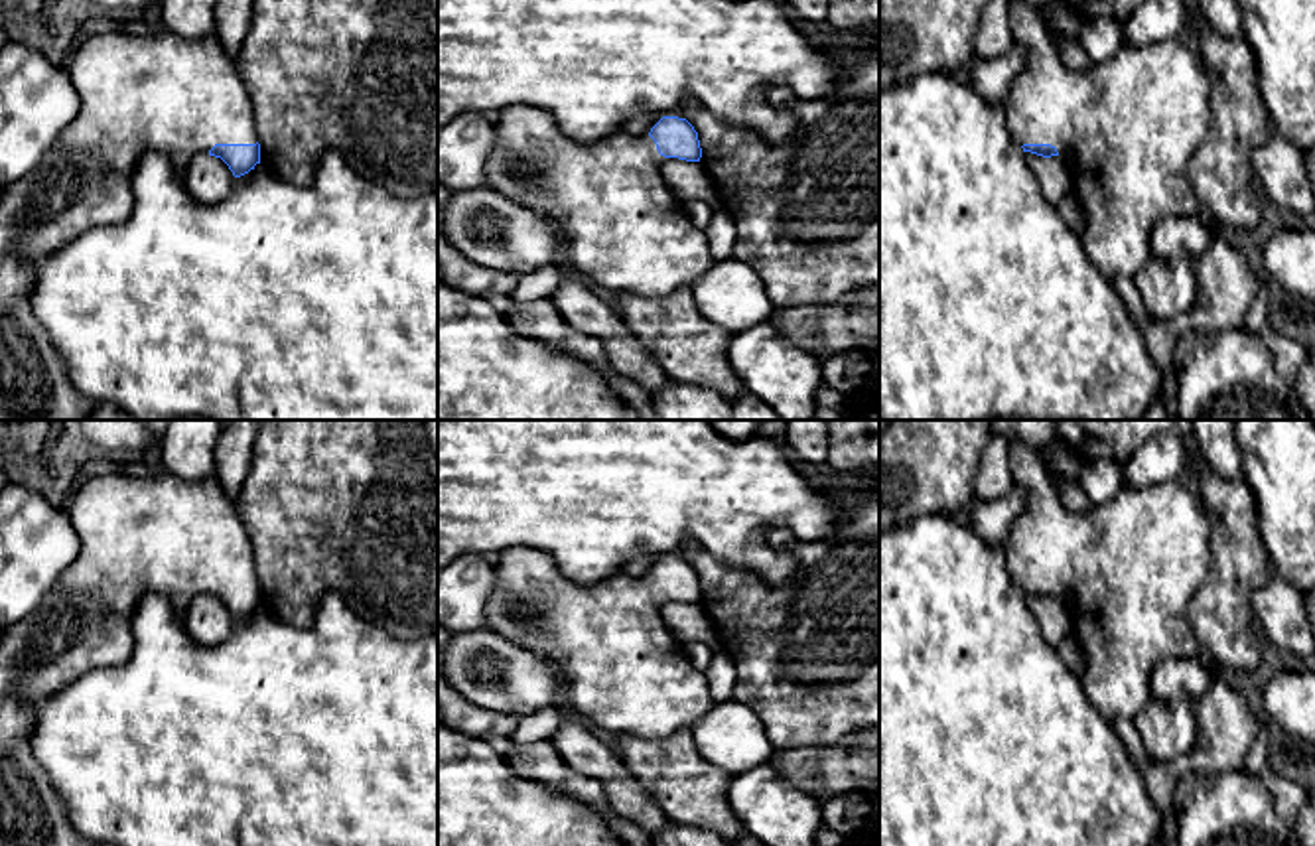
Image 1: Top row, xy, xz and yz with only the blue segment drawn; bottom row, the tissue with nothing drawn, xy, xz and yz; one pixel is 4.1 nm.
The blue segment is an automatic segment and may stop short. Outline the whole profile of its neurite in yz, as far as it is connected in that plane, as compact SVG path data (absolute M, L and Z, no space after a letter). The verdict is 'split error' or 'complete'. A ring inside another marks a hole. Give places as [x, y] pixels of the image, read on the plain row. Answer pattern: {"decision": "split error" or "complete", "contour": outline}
{"decision": "split error", "contour": "M1009 438L1009 467L1013 483L1025 489L1025 507L1004 546L1009 576L1023 594L1071 598L1071 631L1084 659L1078 680L1086 698L1112 726L1134 720L1151 700L1149 676L1157 663L1205 653L1187 615L1211 560L1203 503L1195 489L1171 479L1140 489L1124 485L1108 503L1073 513L1043 458L1019 438Z"}

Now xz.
{"decision": "split error", "contour": "M528 546L505 548L491 562L497 580L485 607L485 629L550 665L578 716L617 736L662 740L678 730L692 730L716 704L706 674L690 665L684 643L660 615L664 601L700 603L702 599L698 574L682 556L653 560L651 572L643 578L617 572L593 586L566 578L548 552Z"}

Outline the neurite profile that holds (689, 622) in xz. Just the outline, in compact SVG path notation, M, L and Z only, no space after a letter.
M664 601L660 615L682 643L700 641L710 645L716 653L722 653L714 625L700 603Z

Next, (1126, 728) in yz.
M1134 720L1116 722L1114 728L1122 738L1132 761L1140 767L1140 771L1143 771L1147 763L1147 753Z

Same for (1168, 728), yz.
M1155 700L1134 718L1147 757L1185 763L1197 743L1195 700Z

